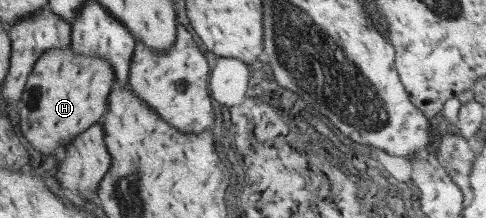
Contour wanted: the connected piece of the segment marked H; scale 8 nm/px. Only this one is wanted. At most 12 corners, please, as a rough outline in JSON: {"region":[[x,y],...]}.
{"region":[[50,48],[19,102],[19,128],[41,156],[108,108],[111,63]]}

